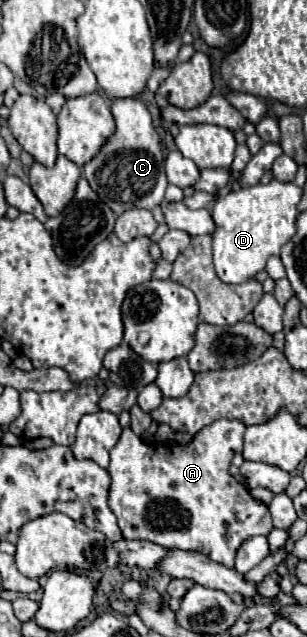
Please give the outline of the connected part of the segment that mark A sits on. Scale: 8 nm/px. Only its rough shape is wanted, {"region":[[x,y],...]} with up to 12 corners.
{"region":[[245,424],[185,446],[125,428],[109,508],[123,538],[233,568],[269,508],[229,466]]}

